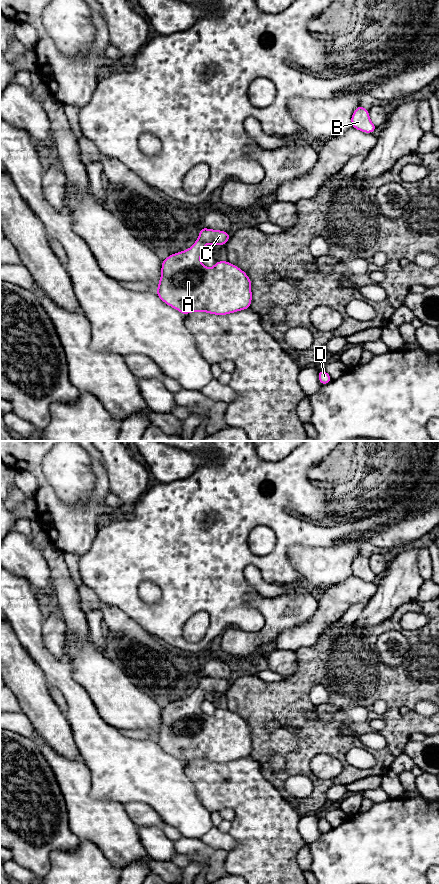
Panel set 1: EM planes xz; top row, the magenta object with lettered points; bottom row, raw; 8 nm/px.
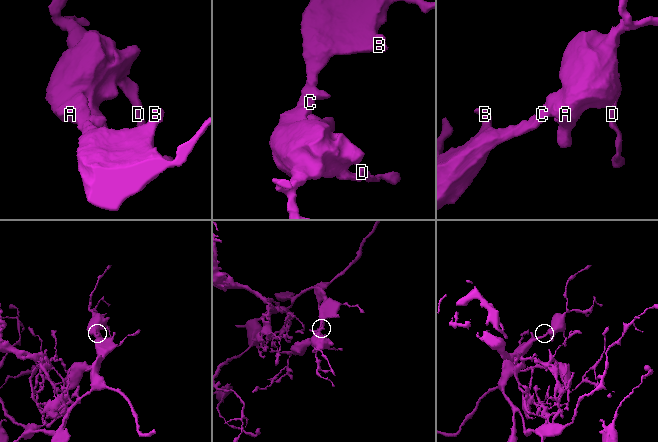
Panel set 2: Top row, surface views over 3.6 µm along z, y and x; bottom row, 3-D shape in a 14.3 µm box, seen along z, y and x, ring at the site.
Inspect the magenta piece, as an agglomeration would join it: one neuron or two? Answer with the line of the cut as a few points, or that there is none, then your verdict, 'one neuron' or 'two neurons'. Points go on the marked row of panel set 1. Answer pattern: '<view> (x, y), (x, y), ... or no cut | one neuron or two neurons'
no cut | one neuron

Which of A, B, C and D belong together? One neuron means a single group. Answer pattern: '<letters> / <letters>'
A B C D

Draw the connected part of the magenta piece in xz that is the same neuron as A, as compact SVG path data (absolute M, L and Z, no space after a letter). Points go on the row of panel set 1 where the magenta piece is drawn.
M202 226L197 240L190 248L171 254L162 261L157 296L183 315L206 312L223 316L248 309L252 302L251 285L253 283L248 275L227 260L216 261L211 268L204 266L201 261L201 255L205 252L207 244L225 246L229 238L228 232Z

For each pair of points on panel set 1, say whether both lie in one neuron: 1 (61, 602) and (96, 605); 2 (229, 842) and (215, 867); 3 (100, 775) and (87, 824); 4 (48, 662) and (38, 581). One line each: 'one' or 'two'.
1: two
2: two
3: two
4: two

